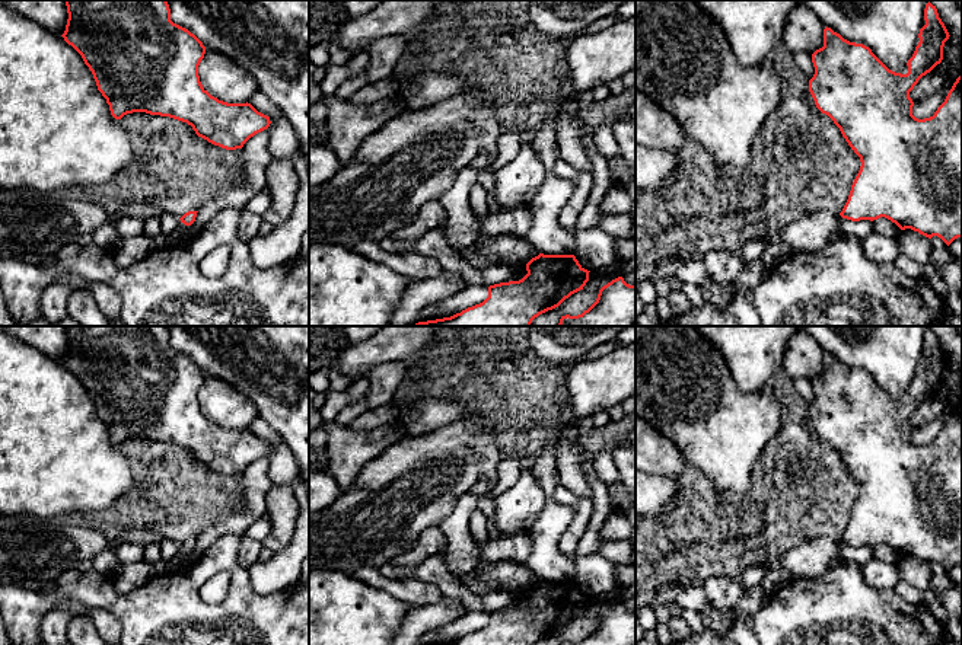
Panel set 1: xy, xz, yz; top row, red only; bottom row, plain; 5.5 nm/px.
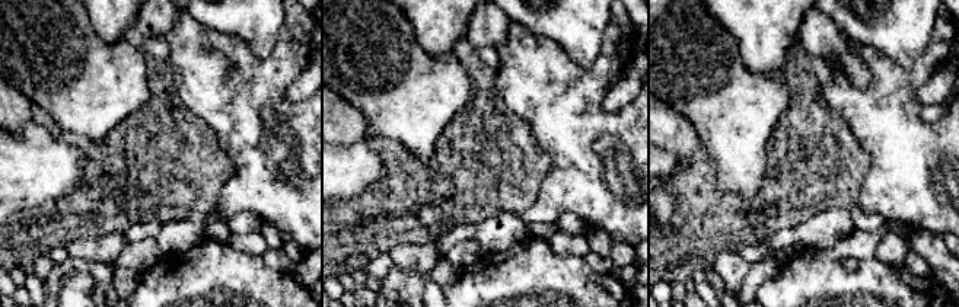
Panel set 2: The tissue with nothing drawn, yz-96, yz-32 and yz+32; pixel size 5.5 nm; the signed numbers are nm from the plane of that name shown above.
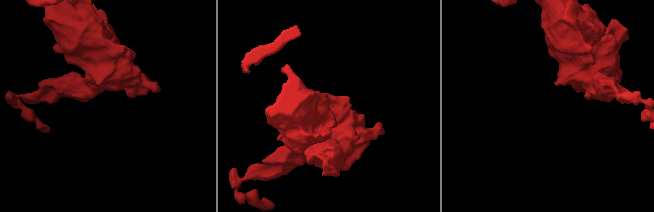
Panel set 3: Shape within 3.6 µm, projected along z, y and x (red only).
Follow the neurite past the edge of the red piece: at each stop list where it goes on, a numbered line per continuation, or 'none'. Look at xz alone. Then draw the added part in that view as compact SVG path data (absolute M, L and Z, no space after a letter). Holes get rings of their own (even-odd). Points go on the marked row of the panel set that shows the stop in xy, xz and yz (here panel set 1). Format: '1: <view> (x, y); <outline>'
none

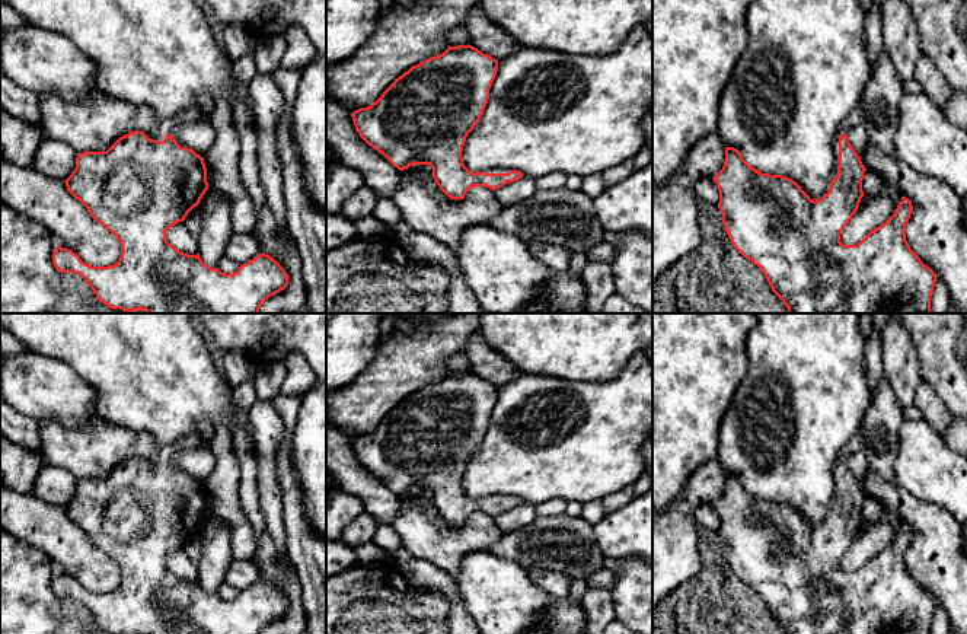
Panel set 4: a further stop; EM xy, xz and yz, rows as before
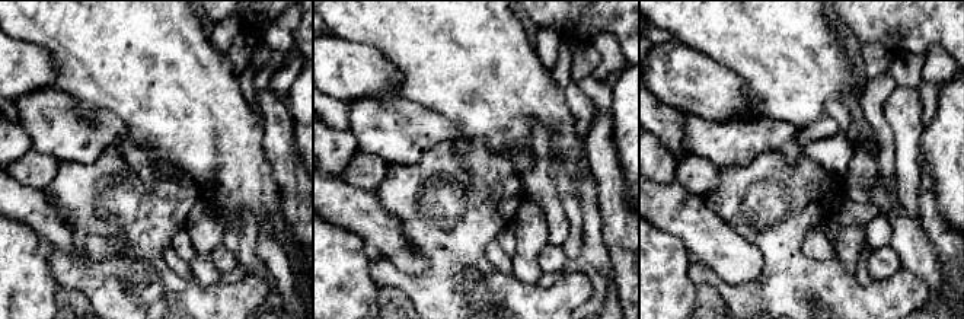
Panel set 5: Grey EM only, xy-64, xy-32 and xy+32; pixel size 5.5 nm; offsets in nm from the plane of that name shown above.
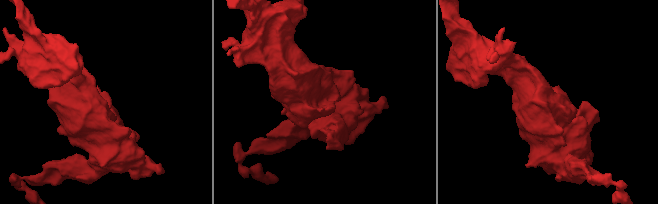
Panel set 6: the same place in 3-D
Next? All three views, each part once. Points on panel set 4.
1: yz (854, 118); M858 106L853 111L850 111L848 114L848 117L843 120L843 122L840 124L839 133L836 136L836 140L834 140L836 166L834 166L833 173L832 173L832 181L837 175L837 166L839 166L839 137L842 134L846 134L849 130L852 130L852 128L855 128L855 127L858 127L861 124L862 124L862 115L858 111Z

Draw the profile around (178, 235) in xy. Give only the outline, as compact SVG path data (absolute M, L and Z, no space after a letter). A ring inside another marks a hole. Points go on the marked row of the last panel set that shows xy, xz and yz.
M179 222L169 227L166 232L166 239L172 246L175 246L178 251L183 254L188 255L198 254L197 239L188 232L183 222Z

